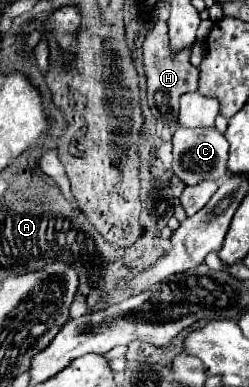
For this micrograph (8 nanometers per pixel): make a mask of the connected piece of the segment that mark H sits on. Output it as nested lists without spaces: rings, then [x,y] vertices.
[[[158,19],[144,39],[142,53],[144,53],[144,71],[148,77],[148,91],[146,91],[148,105],[158,123],[174,125],[178,121],[178,99],[188,91],[196,91],[198,87],[198,69],[190,63],[192,47],[174,51],[168,39],[168,25]]]

